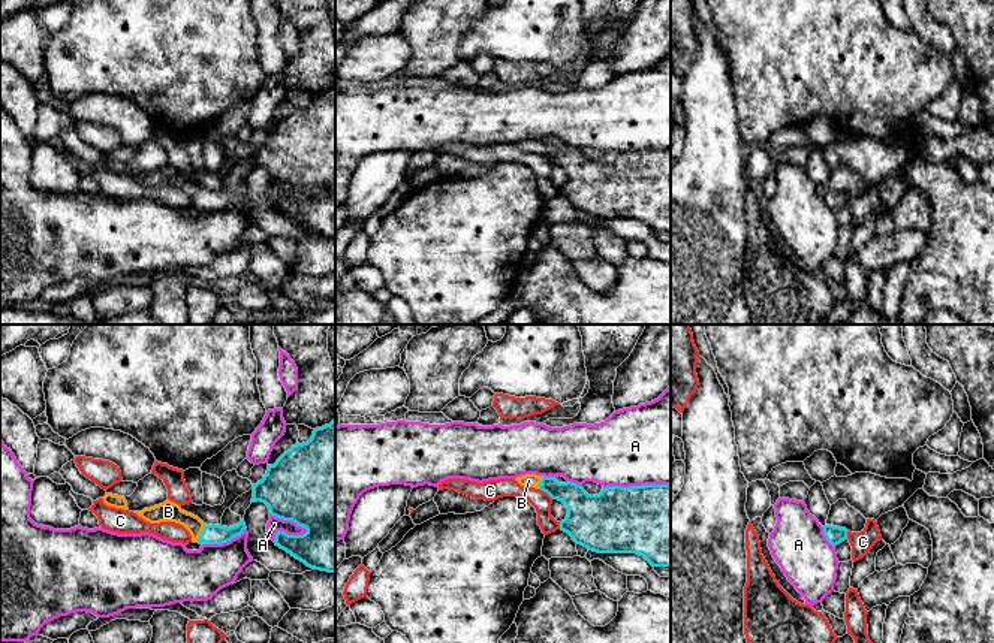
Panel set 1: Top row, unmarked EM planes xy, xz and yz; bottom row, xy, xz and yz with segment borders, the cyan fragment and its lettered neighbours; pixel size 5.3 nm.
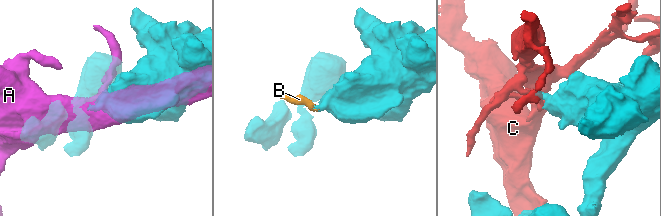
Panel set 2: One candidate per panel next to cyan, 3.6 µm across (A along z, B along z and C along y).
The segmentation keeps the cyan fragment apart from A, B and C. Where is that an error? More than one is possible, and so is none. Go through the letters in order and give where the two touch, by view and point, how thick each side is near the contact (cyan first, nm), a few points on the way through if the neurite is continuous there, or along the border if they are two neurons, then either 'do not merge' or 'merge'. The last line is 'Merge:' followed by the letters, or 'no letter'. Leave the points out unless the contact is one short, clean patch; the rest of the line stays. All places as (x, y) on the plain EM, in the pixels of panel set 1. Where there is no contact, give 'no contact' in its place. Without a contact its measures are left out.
A: xy (289, 184) | 500/80 nm | do not merge
B: xy (202, 198) | 110/110 nm | across xy (213, 199), (202, 198), (189, 186), (168, 177) | merge
C: xz (547, 157) | 220/100 nm | do not merge
Merge: B

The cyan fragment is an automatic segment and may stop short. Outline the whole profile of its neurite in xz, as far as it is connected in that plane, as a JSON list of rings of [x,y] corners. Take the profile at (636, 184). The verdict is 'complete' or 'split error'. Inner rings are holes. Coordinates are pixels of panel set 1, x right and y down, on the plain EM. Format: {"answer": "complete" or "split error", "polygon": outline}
{"answer": "split error", "polygon": [[[525,139],[515,145],[566,170],[567,181],[560,194],[576,209],[597,218],[636,218],[653,232],[671,232],[671,150],[608,151],[599,160],[588,160],[581,150],[558,148],[551,141]]]}

